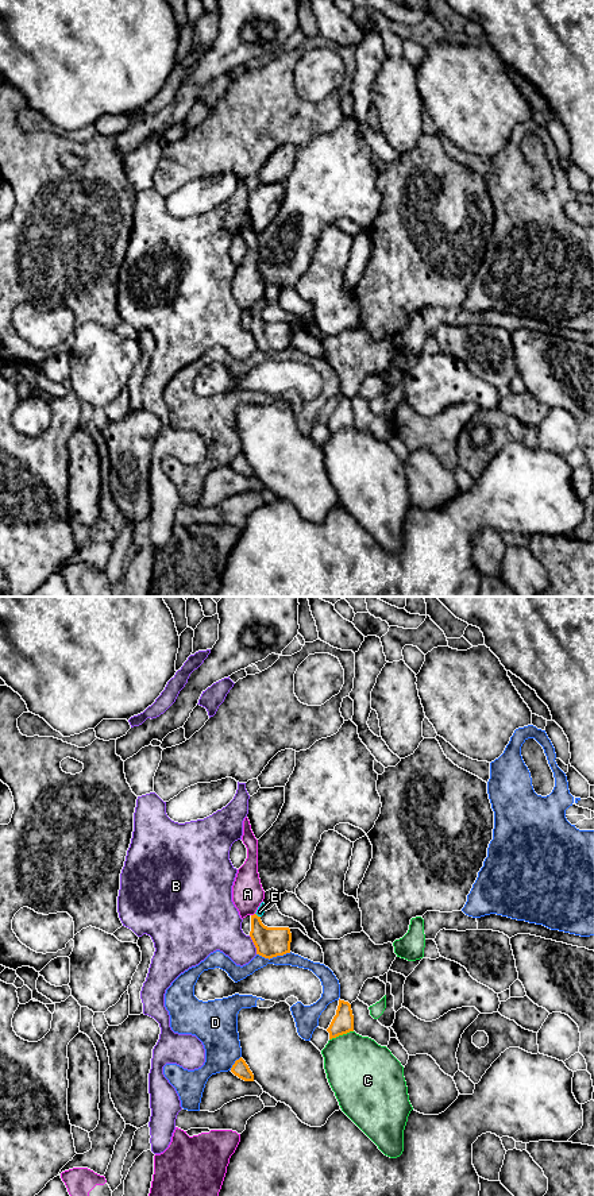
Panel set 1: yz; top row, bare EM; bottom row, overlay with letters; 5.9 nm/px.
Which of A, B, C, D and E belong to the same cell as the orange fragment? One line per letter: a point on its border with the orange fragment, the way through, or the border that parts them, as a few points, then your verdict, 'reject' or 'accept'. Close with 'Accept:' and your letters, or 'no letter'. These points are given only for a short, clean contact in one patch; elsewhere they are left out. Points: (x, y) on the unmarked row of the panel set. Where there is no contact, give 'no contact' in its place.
A: meets orange in yz at (254, 309); border along yz (254, 308), (251, 311); reject
B: meets orange in yz at (254, 339); border along yz (249, 331), (257, 348); reject
C: meets orange in yz at (340, 429); reject
D: meets orange in yz at (273, 351); reject
E: meets orange in yz at (257, 311); runs through yz (270, 338), (258, 325), (257, 311), (261, 304); accept
Accept: E

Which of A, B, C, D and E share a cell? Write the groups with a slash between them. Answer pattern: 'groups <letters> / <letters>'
groups A / B / C / D / E

